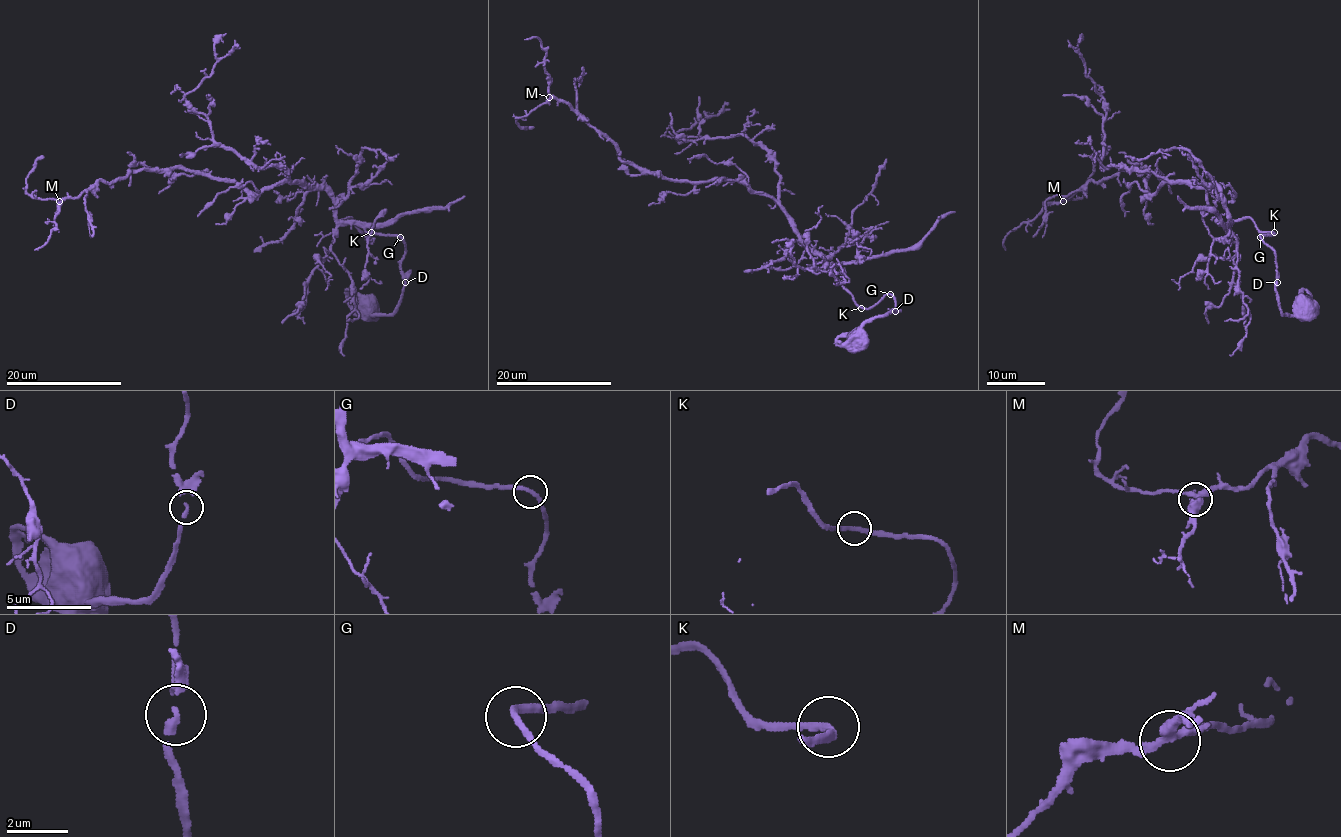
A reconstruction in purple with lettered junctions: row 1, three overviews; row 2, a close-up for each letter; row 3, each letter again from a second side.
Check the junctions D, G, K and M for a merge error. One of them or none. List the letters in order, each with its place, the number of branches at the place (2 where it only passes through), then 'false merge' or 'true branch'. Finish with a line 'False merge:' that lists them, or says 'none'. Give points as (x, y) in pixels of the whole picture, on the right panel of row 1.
D: place (1277, 282); branches 2; true branch
G: place (1260, 237); branches 2; true branch
K: place (1274, 232); branches 2; true branch
M: place (1063, 201); branches 3; true branch
False merge: none

